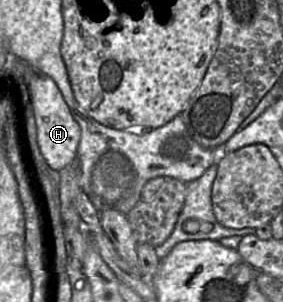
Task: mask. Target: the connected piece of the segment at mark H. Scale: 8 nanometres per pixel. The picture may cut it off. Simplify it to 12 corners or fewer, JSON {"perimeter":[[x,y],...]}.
{"perimeter":[[33,68],[27,88],[40,151],[62,171],[81,128],[57,84]]}

